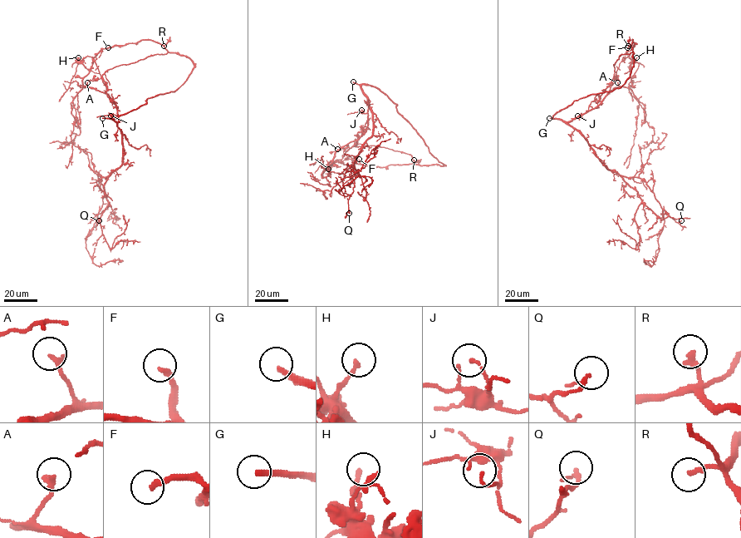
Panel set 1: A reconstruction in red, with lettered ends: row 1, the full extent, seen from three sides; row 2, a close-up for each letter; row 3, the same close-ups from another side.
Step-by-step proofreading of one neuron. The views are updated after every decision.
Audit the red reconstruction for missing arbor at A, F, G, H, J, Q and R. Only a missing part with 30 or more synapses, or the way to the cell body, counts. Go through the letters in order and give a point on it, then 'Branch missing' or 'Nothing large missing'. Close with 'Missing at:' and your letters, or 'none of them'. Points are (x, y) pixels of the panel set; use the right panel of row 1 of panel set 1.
A: Place: (617, 82). Branch missing
F: Place: (627, 47). Branch missing
G: Place: (549, 118). Branch missing
H: Place: (636, 57). Nothing large missing
J: Place: (577, 115). Nothing large missing
Q: Place: (681, 220). Nothing large missing
R: Place: (628, 46). Nothing large missing
Missing at: A, F, G

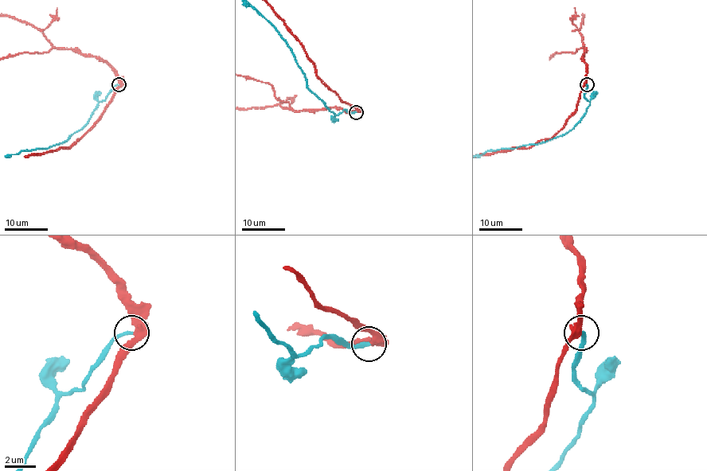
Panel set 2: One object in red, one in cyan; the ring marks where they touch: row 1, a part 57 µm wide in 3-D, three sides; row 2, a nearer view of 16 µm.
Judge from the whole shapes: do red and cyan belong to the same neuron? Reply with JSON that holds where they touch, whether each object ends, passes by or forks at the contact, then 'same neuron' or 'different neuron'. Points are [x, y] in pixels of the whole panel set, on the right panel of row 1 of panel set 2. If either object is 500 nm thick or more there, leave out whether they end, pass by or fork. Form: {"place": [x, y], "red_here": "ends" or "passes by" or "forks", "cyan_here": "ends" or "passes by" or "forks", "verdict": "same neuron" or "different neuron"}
{"place": [587, 84], "red_here": "passes by", "cyan_here": "ends", "verdict": "different neuron"}

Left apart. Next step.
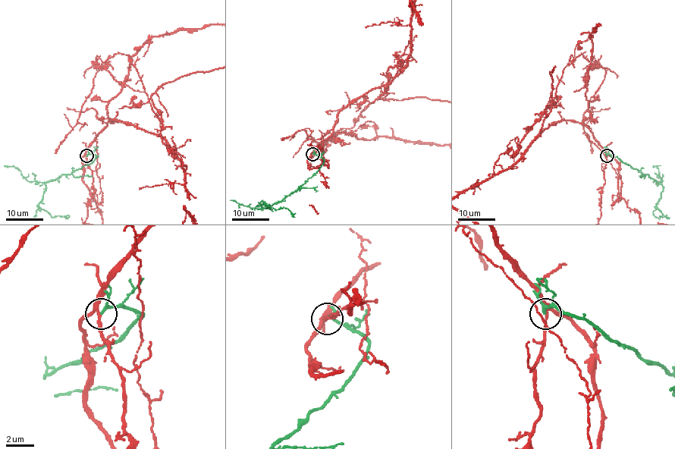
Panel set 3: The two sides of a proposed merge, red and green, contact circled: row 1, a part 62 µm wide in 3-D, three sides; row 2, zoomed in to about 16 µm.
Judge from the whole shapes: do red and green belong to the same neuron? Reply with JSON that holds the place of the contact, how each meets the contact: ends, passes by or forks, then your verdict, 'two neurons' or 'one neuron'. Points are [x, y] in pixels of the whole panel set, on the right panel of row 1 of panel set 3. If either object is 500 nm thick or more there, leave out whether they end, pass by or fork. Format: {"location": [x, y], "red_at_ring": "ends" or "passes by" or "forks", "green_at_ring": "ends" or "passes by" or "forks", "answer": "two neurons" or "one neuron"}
{"location": [607, 155], "red_at_ring": "forks", "green_at_ring": "passes by", "answer": "two neurons"}

